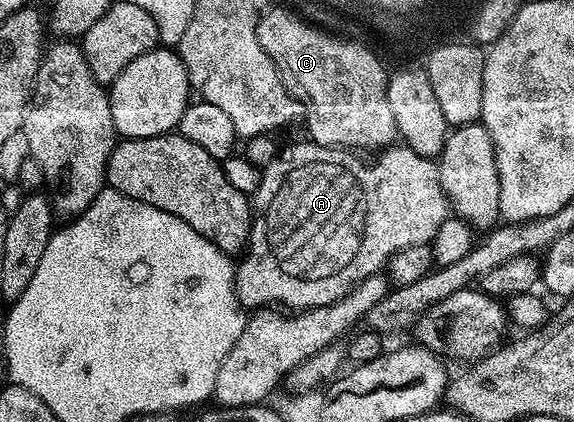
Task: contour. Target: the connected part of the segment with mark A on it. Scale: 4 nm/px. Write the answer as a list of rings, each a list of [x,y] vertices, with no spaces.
[[[305,140],[302,146],[295,147],[293,154],[289,150],[282,149],[277,157],[271,160],[271,164],[267,164],[261,170],[263,192],[259,193],[265,198],[273,196],[273,202],[271,202],[273,216],[277,216],[277,212],[285,212],[287,220],[293,216],[291,218],[293,224],[287,222],[285,230],[353,230],[355,228],[359,230],[357,248],[353,256],[331,274],[325,274],[319,278],[299,276],[299,274],[287,272],[279,262],[271,246],[269,230],[256,230],[253,226],[249,233],[249,245],[240,259],[242,262],[236,263],[233,280],[233,286],[237,289],[237,299],[240,300],[242,307],[283,308],[281,306],[286,306],[286,311],[300,312],[309,310],[309,304],[326,306],[332,302],[338,302],[347,284],[354,282],[355,285],[359,285],[363,282],[363,276],[371,277],[375,274],[375,268],[383,264],[381,262],[383,258],[392,258],[405,248],[432,243],[435,232],[439,232],[445,219],[450,217],[451,202],[441,187],[437,162],[434,159],[419,156],[419,152],[415,152],[407,145],[390,144],[384,147],[378,153],[381,155],[374,162],[368,162],[365,159],[368,157],[348,148],[318,146],[309,140]]]

